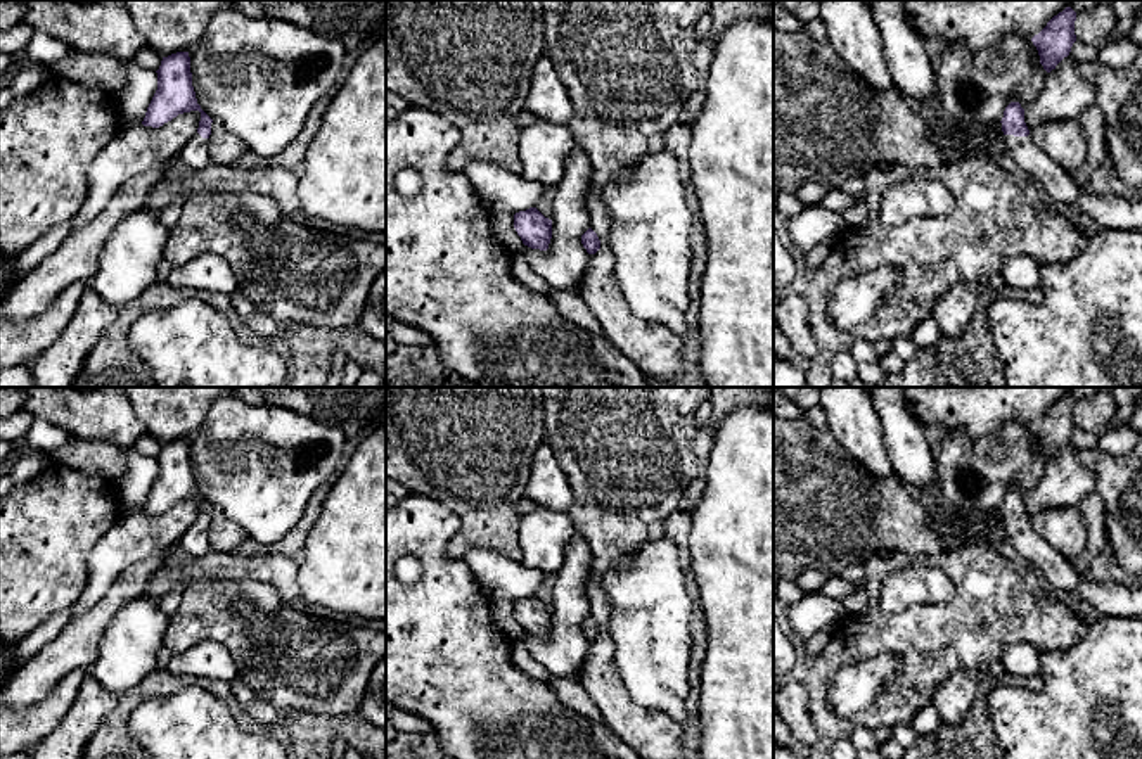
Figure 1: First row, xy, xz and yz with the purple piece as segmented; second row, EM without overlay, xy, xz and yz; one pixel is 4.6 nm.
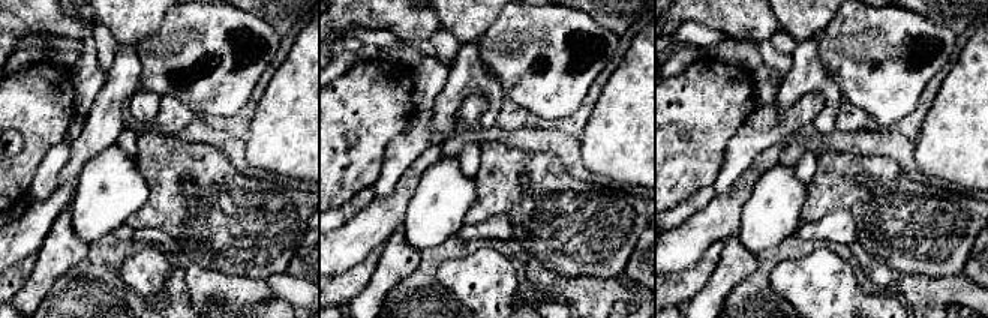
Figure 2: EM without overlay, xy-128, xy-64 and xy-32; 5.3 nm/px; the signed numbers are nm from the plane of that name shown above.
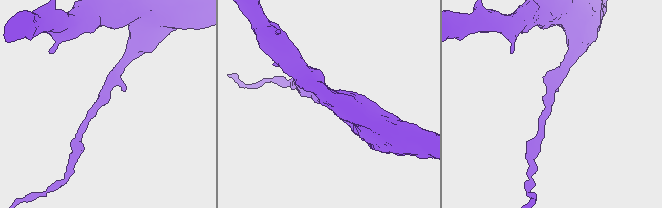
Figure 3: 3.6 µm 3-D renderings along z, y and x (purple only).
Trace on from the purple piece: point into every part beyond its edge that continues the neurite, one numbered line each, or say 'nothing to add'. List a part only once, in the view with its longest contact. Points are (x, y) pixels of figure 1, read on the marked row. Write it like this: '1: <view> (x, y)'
1: yz (1109, 211)

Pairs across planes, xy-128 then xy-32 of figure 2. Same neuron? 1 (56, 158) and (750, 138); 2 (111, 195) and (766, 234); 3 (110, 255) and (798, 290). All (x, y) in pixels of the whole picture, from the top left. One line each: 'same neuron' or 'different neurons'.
1: same neuron
2: same neuron
3: different neurons

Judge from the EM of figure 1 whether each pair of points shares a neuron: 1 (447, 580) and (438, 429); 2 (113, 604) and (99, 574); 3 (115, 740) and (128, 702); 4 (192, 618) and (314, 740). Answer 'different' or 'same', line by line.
1: different
2: different
3: same
4: different

